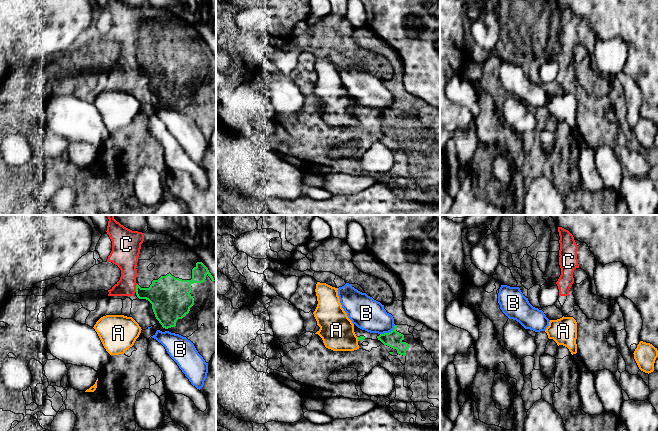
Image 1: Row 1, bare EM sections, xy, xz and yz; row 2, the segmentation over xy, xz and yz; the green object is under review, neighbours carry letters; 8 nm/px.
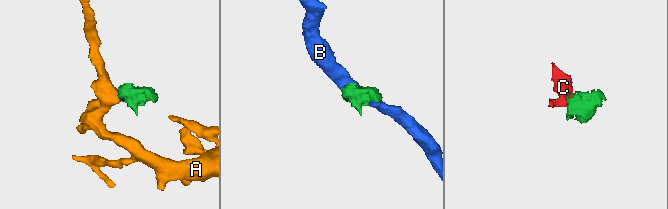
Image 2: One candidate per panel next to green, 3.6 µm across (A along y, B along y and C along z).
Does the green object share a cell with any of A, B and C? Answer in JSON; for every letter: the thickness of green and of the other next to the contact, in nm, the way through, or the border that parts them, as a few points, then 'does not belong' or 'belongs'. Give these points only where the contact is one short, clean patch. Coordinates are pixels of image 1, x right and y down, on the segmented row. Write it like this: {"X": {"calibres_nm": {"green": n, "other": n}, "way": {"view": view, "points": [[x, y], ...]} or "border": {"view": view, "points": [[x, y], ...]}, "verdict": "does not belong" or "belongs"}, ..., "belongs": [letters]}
{"A": {"calibres_nm": {"green": 40, "other": 280}, "border": {"view": "xz", "points": [[357, 337], [359, 340]]}, "verdict": "does not belong"}, "B": {"calibres_nm": {"green": 140, "other": 260}, "border": {"view": "xz", "points": [[395, 325], [390, 331], [380, 334]]}, "verdict": "does not belong"}, "C": {"calibres_nm": {"green": 280, "other": 180}, "verdict": "belongs"}, "belongs": ["C"]}

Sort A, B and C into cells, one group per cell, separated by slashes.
A / B / C

